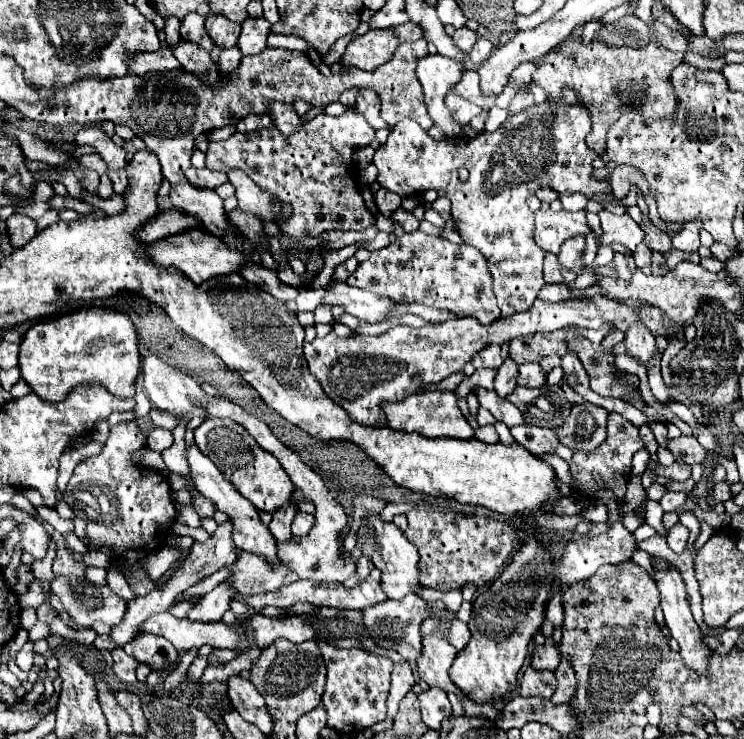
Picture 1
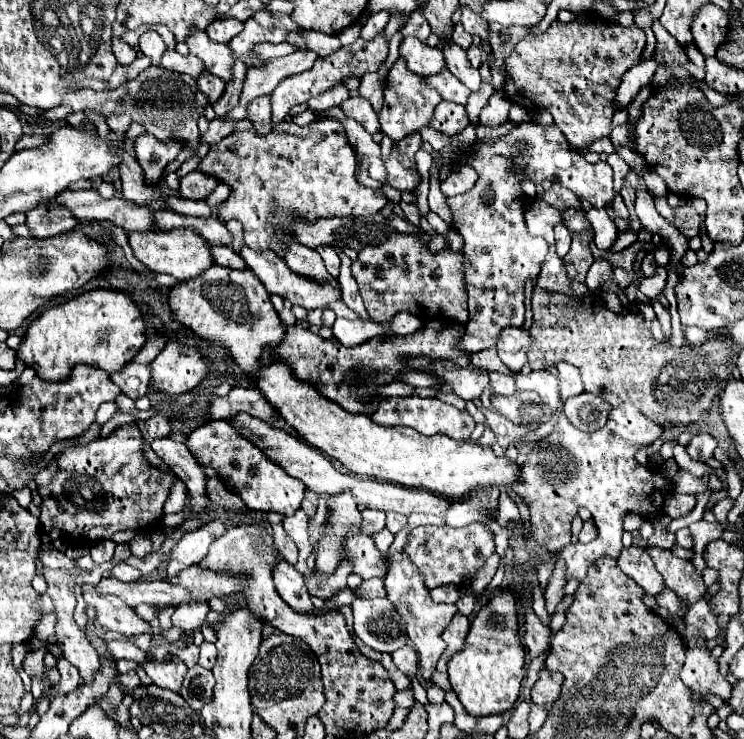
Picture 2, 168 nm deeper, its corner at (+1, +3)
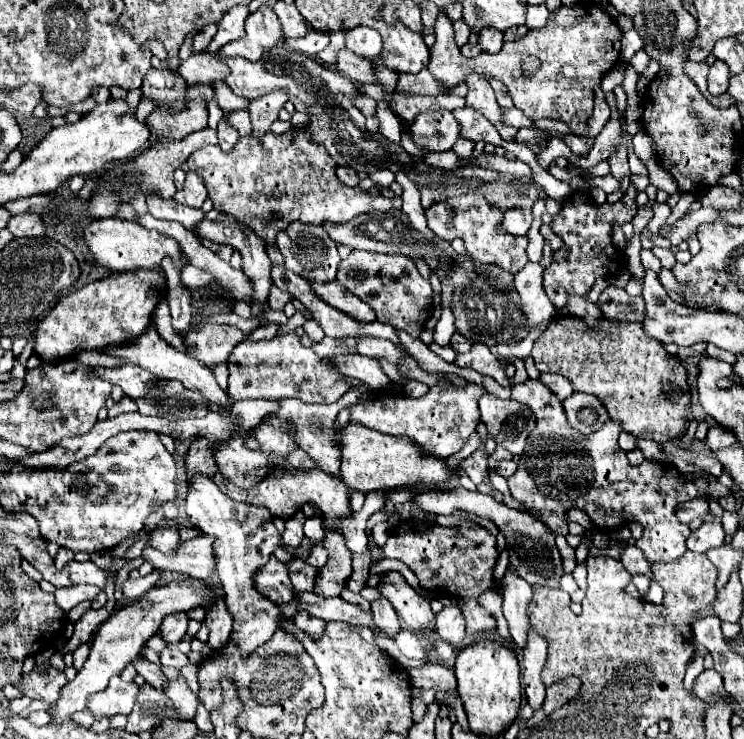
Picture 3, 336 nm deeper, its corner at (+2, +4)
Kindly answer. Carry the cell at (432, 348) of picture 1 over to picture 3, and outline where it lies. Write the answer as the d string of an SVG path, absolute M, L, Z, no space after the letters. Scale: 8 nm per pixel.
M292 331L282 337L274 337L270 341L240 341L234 351L230 353L230 381L228 381L228 395L236 399L284 399L296 397L304 403L334 403L348 391L346 381L338 373L328 359L320 359L314 355L310 347L302 347L300 337Z

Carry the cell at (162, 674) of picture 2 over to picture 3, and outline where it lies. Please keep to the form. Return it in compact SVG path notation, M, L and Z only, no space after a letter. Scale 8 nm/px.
M178 677L176 681L170 681L170 685L166 687L166 695L170 697L180 719L194 721L196 709L198 709L198 697L190 691L190 687L182 677Z

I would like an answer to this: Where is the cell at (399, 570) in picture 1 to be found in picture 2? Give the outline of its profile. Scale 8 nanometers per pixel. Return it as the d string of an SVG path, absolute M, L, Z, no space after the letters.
M395 552L395 554L387 556L385 590L387 590L387 598L395 604L395 608L407 622L407 636L415 644L417 658L419 658L419 668L421 668L419 674L425 682L429 682L435 672L437 660L445 652L445 642L443 642L441 634L447 628L447 624L451 622L451 618L457 614L457 606L455 604L437 604L431 600L429 590L423 584L423 574L419 574L419 568L411 562L411 558L407 558L405 552Z

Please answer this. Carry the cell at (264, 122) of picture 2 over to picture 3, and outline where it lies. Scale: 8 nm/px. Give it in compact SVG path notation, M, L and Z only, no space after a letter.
M234 111L226 115L226 121L238 131L238 135L250 135L252 133L252 125L250 125L250 113L248 111Z

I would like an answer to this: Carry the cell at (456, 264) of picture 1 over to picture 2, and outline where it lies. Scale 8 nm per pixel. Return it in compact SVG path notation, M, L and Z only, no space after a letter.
M395 232L395 238L387 238L387 242L367 246L351 264L351 274L357 280L365 308L375 322L391 320L403 310L425 322L455 318L465 324L469 320L463 252L451 248L433 252L421 234Z

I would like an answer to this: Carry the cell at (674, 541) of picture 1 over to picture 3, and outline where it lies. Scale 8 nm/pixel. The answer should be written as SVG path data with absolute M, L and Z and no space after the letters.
M715 517L712 522L706 522L698 531L692 531L692 535L686 541L690 551L696 553L706 553L708 549L724 545L724 531L720 519Z

